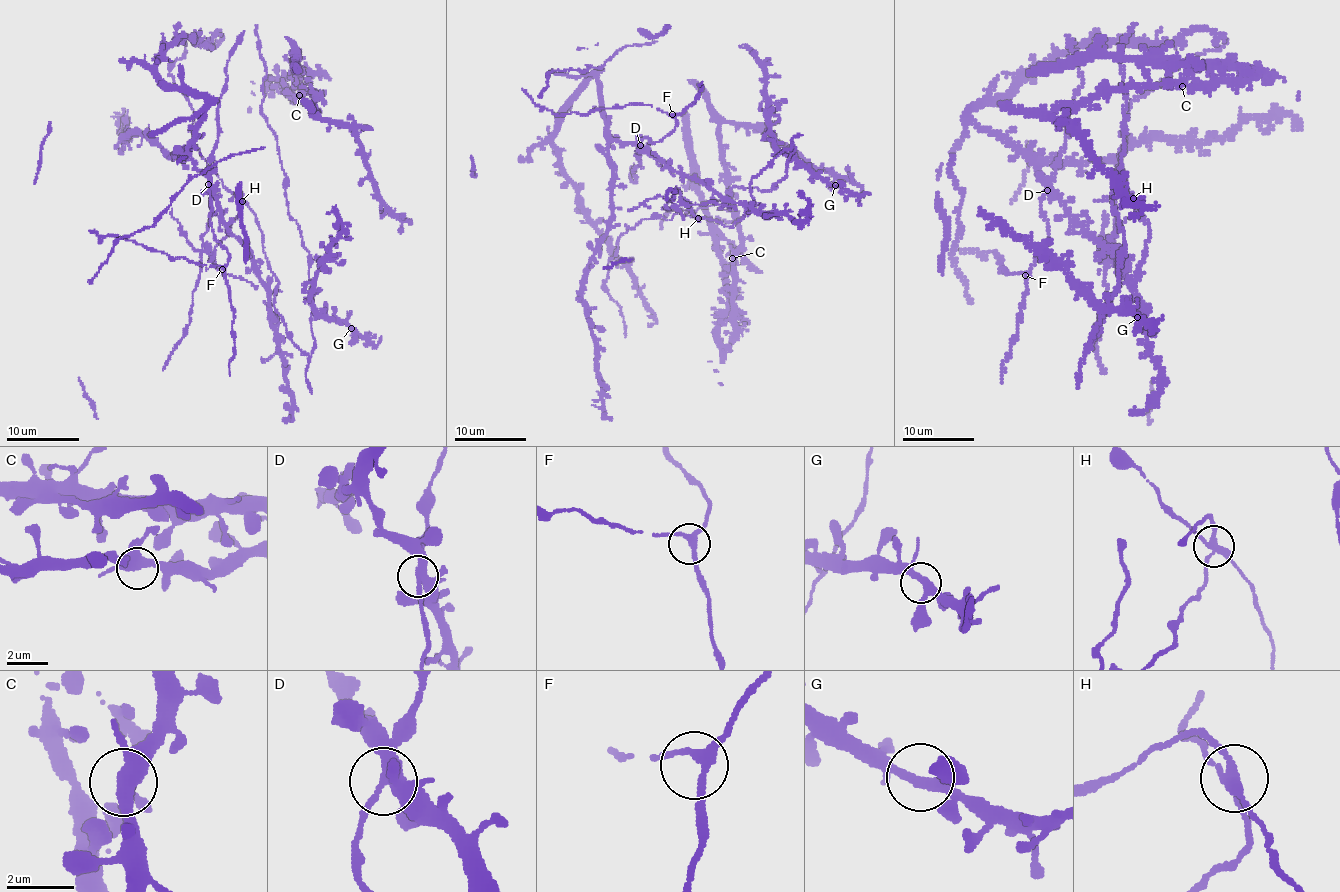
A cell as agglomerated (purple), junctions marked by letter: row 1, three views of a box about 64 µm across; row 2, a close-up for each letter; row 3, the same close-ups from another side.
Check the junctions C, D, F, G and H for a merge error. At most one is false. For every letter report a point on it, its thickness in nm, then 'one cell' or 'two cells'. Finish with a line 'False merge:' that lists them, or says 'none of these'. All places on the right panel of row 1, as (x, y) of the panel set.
C: (1182, 86) | 380 nm | one cell
D: (1047, 190) | 360 nm | one cell
F: (1025, 275) | 240 nm | one cell
G: (1137, 317) | 280 nm | one cell
H: (1133, 198) | 240 nm | two cells
False merge: H

